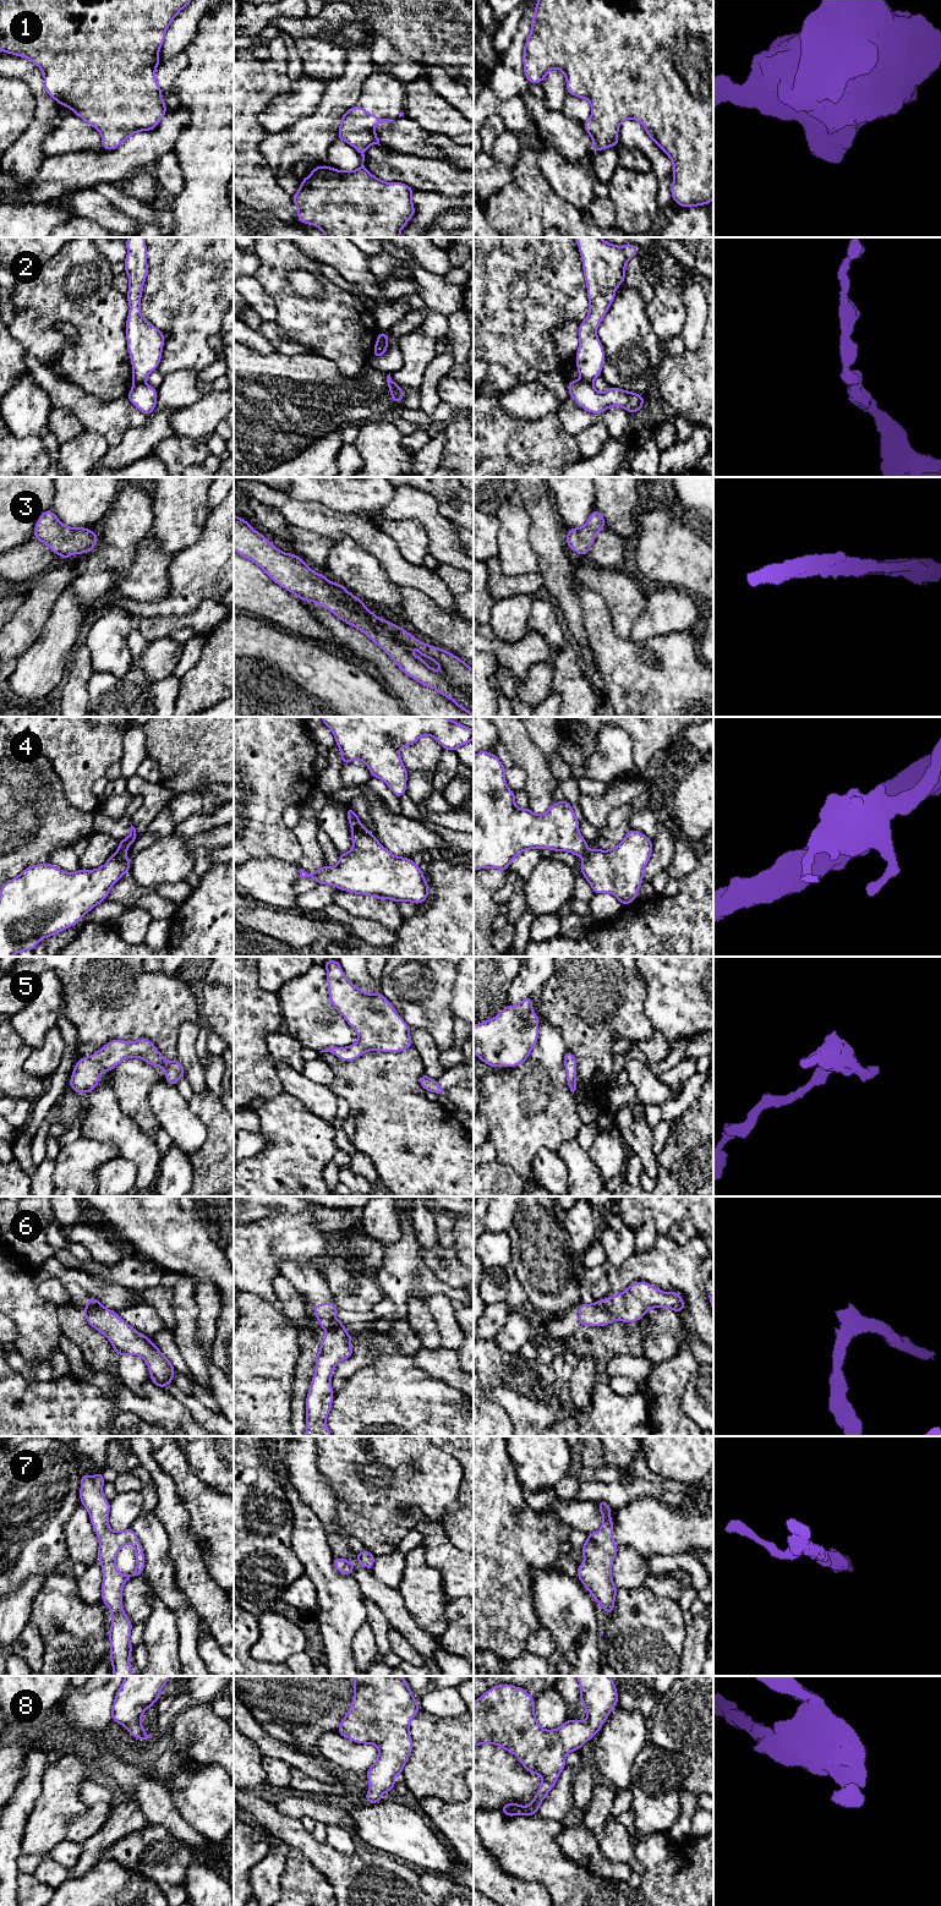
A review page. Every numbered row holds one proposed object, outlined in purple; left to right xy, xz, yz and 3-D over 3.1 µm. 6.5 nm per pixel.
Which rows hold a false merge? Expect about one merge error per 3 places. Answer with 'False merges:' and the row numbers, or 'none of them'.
False merges: 2, 4

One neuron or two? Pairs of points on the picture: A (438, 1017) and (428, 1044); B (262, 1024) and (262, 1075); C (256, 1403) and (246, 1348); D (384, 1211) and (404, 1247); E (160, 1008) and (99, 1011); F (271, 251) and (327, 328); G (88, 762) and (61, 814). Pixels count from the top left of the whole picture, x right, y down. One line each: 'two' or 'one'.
A: two
B: one
C: one
D: two
E: one
F: one
G: two

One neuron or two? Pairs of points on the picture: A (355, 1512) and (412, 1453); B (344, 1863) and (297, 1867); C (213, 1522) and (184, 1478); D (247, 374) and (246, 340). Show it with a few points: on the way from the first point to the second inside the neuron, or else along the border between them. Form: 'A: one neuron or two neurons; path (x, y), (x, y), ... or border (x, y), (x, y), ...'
A: one neuron; path (368, 1498), (398, 1468)
B: two neurons; border (291, 1847), (300, 1851), (324, 1876), (332, 1888)
C: one neuron; path (209, 1511), (191, 1489)
D: two neurons; border (246, 345), (262, 354), (274, 352)

